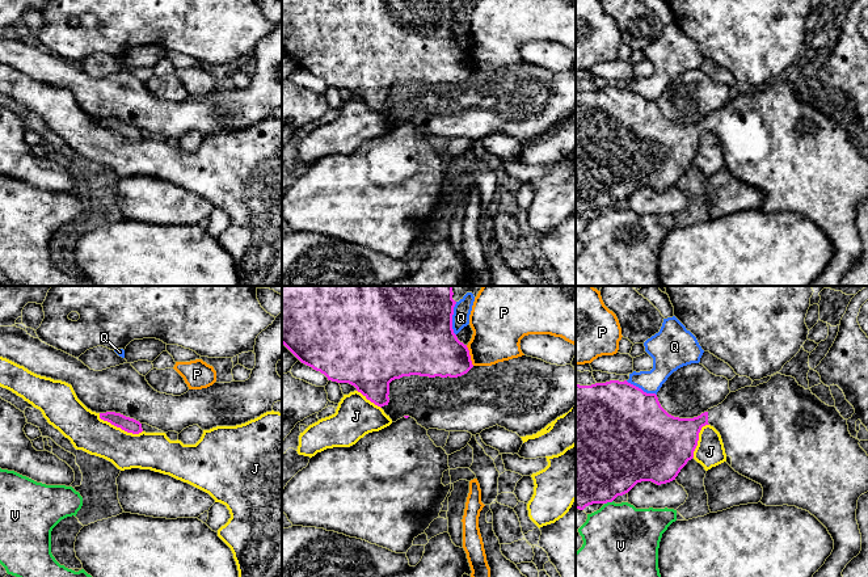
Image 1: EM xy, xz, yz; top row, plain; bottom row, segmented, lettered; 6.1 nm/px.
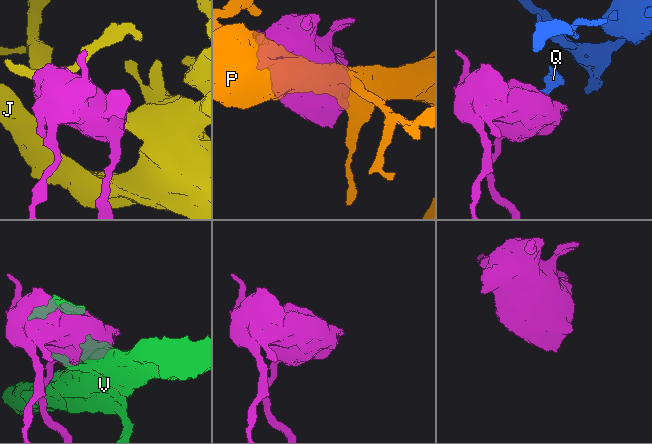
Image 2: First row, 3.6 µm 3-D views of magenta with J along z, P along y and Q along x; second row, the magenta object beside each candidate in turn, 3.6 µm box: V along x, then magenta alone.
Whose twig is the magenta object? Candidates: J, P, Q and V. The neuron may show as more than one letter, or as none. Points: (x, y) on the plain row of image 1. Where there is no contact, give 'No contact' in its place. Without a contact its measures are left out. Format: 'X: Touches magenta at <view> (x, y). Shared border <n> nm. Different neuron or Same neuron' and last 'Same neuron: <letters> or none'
J: Touches magenta at xy (119, 133). Shared border 300 nm. Different neuron
P: Touches magenta at xz (470, 62). Shared border 140 nm. Different neuron
Q: Touches magenta at xz (451, 25). Shared border 200 nm. Different neuron
V: Touches magenta at yz (609, 207). Shared border 60 nm. Different neuron
Same neuron: none

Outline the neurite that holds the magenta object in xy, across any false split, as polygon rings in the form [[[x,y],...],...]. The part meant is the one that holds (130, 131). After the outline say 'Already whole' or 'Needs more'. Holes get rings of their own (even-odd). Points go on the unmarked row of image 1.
[[[115,118],[100,119],[100,125],[110,129],[117,134],[121,134],[127,139],[139,140],[143,138],[142,130],[139,127],[126,123],[121,119],[115,119]]]. Already whole

